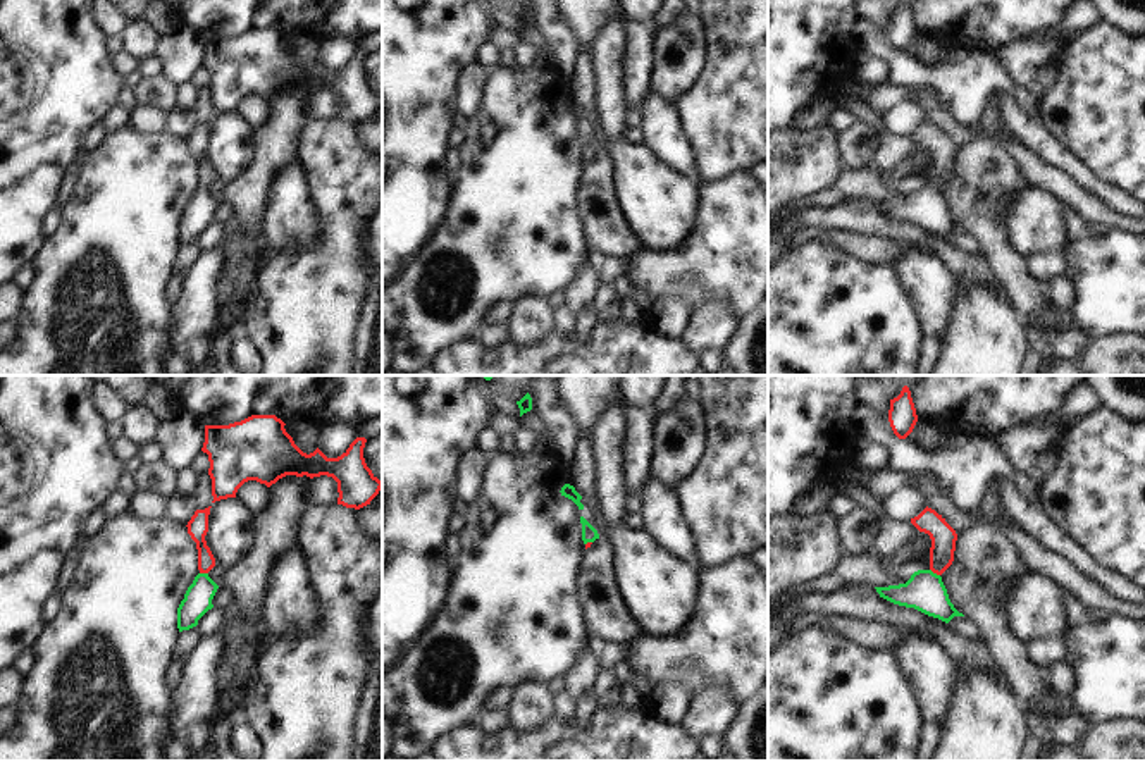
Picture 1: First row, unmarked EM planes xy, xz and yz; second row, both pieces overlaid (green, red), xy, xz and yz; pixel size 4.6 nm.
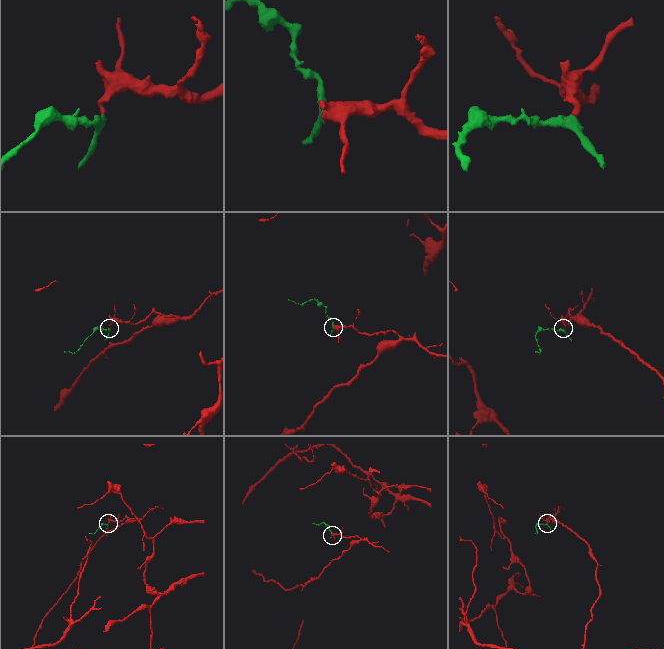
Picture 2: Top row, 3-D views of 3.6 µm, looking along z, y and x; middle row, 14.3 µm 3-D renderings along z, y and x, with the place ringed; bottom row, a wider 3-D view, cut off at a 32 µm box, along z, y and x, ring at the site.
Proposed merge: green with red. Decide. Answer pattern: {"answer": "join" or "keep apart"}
{"answer": "join"}

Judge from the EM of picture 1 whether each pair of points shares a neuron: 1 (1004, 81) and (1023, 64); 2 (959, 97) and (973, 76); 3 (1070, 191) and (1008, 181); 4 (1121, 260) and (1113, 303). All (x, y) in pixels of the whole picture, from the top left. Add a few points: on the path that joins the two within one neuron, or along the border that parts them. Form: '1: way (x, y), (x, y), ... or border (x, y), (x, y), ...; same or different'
1: border (989, 50), (1016, 86); different
2: way (963, 92), (968, 81); same
3: border (1006, 150), (1030, 185); different
4: way (1121, 271), (1121, 286), (1116, 293); same

